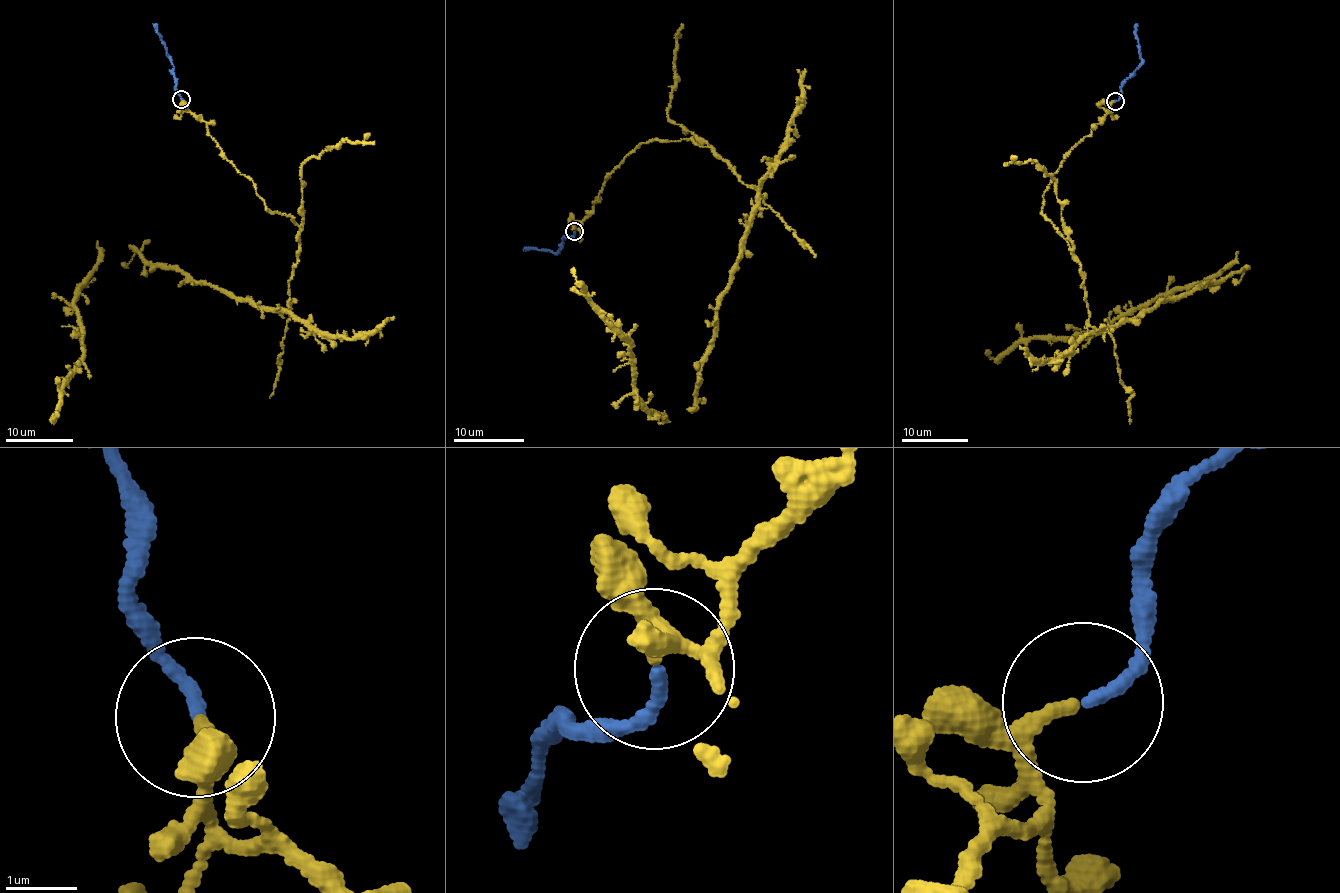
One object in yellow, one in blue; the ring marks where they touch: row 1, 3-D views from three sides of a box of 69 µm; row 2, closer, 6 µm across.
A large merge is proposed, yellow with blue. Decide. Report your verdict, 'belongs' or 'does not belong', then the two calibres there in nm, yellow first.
belongs; 150 nm thick on the yellow side, 180 nm on the other

